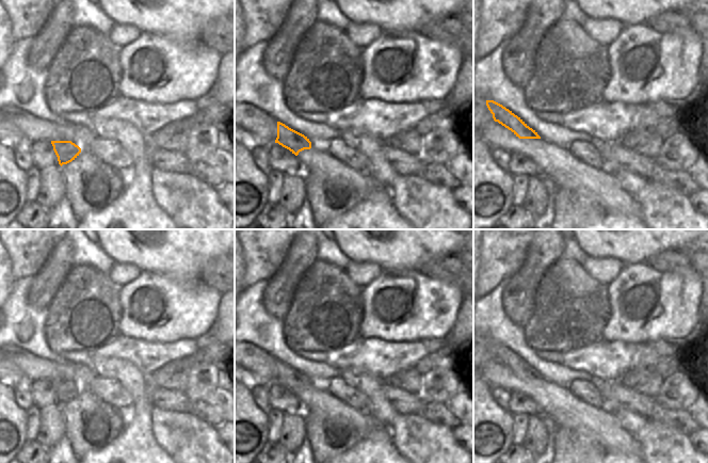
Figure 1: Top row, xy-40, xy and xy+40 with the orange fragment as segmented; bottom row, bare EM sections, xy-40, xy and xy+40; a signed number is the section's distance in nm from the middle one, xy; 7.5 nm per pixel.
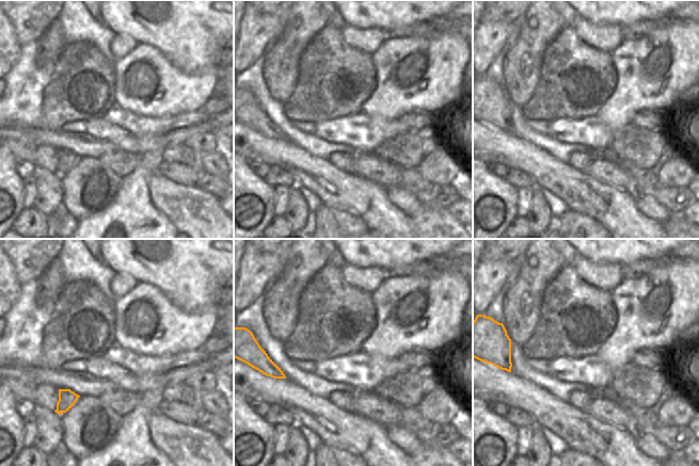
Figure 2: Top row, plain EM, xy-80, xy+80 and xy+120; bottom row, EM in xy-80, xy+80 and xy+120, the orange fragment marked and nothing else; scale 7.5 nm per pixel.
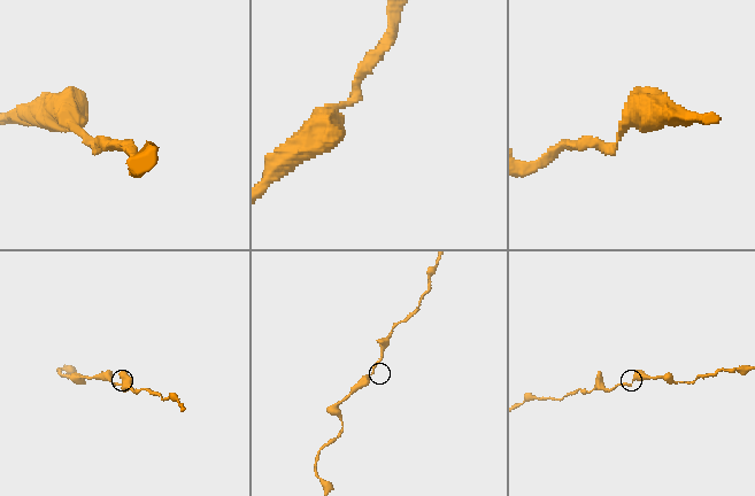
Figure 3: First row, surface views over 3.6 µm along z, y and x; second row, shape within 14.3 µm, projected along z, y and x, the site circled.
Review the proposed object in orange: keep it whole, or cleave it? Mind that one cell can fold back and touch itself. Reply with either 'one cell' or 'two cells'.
one cell

